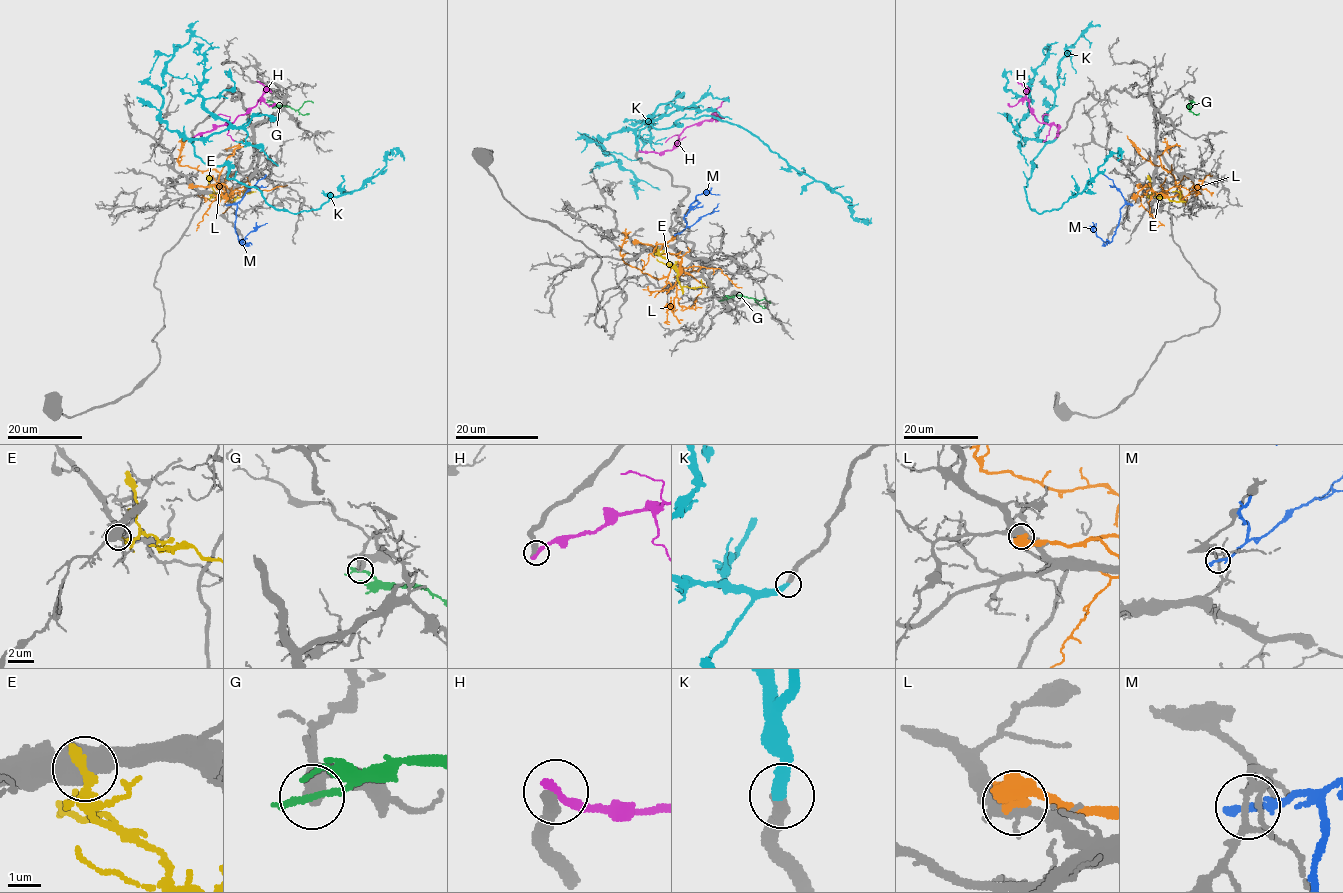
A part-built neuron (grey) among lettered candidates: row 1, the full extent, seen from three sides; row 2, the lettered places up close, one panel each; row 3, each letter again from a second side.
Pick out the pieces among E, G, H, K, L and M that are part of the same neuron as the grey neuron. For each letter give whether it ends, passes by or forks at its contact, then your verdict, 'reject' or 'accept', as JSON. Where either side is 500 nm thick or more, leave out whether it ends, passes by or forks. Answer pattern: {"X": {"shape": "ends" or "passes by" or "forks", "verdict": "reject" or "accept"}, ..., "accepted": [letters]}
{"E": {"verdict": "reject"}, "G": {"verdict": "reject"}, "H": {"shape": "ends", "verdict": "reject"}, "K": {"shape": "ends", "verdict": "accept"}, "L": {"verdict": "reject"}, "M": {"shape": "ends", "verdict": "reject"}, "accepted": ["K"]}

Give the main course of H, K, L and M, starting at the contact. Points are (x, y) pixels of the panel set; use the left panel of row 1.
H: (193, 137), (231, 123), (246, 114), (259, 99), (270, 106), (275, 103)
K: (193, 139), (202, 160), (227, 165), (228, 178), (293, 213), (359, 190), (393, 149), (404, 160)
L: (191, 184), (224, 184), (232, 191), (227, 195), (215, 170), (180, 165), (182, 135)
M: (228, 205), (237, 205), (236, 234), (240, 241), (267, 223)

